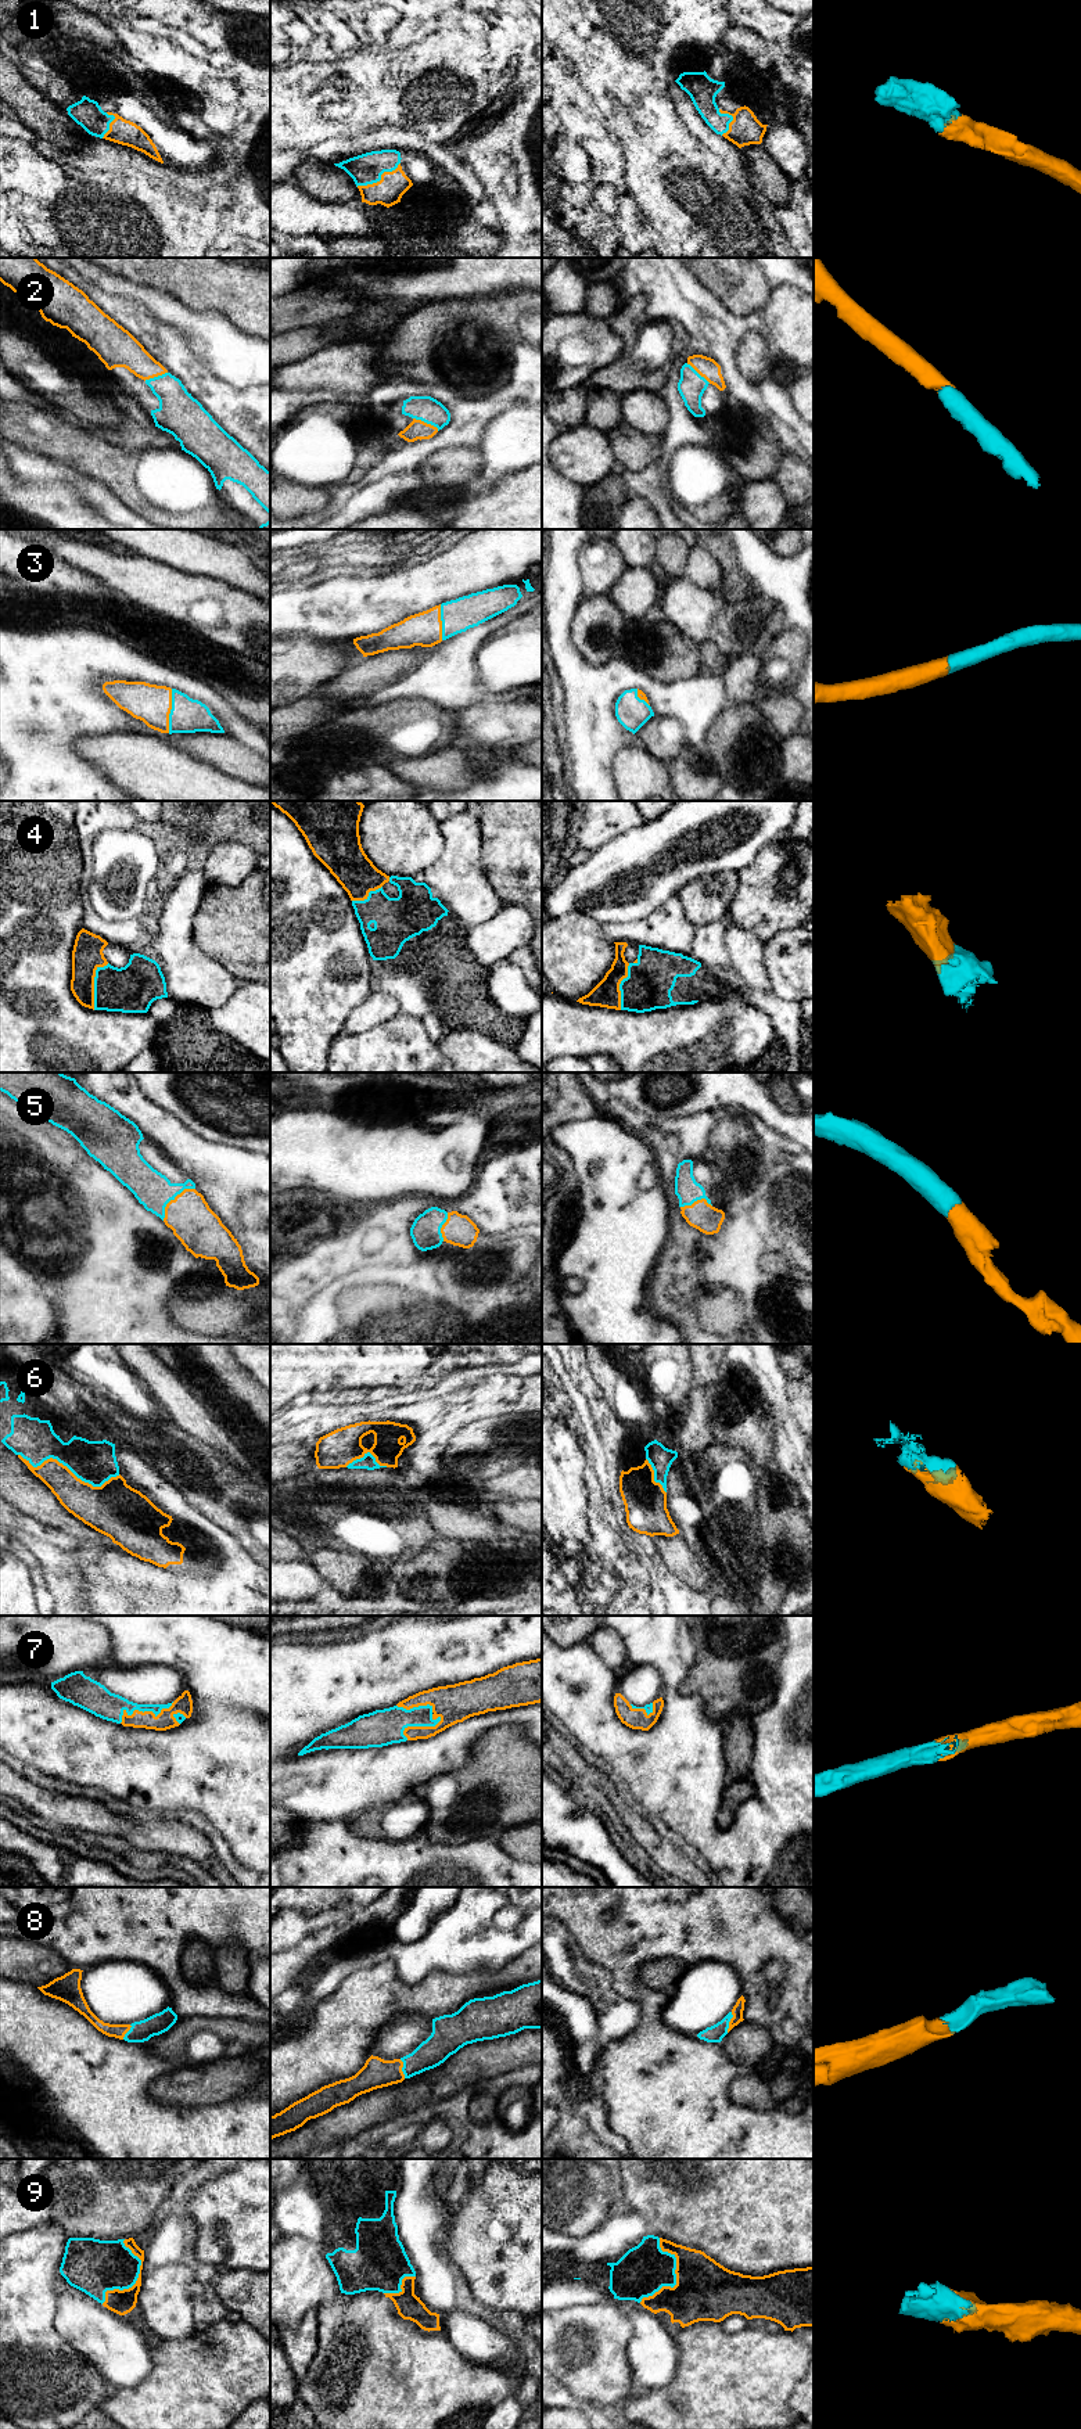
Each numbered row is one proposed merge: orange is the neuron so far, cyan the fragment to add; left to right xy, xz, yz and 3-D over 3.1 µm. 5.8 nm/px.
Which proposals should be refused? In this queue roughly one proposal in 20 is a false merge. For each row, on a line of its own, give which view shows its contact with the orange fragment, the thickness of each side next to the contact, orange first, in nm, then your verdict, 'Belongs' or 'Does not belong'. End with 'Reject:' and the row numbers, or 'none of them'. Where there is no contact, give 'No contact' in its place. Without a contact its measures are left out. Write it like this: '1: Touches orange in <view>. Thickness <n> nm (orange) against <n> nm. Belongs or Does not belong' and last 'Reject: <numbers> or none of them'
1: Touches orange in xz. Thickness 160 nm (orange) against 180 nm. Belongs
2: Touches orange in xz. Thickness 110 nm (orange) against 150 nm. Belongs
3: Touches orange in xy. Thickness 220 nm (orange) against 200 nm. Belongs
4: Touches orange in xy. Thickness 180 nm (orange) against 280 nm. Belongs
5: Touches orange in xy. Thickness 260 nm (orange) against 220 nm. Belongs
6: Touches orange in xy. Thickness 220 nm (orange) against 260 nm. Belongs
7: Touches orange in xy. Thickness 110 nm (orange) against 160 nm. Belongs
8: Touches orange in yz. Thickness 70 nm (orange) against 100 nm. Belongs
9: Touches orange in yz. Thickness 360 nm (orange) against 300 nm. Belongs
Reject: none of them

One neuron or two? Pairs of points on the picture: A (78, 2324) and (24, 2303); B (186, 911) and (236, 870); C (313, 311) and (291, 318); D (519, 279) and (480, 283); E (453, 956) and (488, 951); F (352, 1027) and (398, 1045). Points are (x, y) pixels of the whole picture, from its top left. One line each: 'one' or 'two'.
A: two
B: two
C: one
D: one
E: two
F: two

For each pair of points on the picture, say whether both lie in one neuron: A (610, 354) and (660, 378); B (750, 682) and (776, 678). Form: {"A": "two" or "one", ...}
{"A": "two", "B": "two"}

